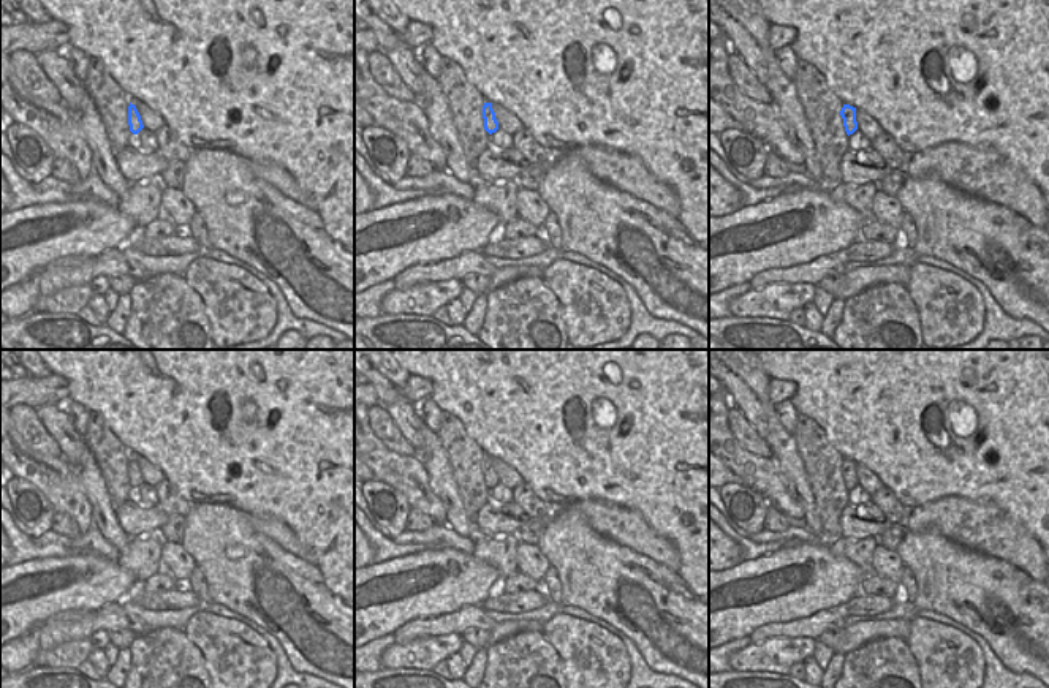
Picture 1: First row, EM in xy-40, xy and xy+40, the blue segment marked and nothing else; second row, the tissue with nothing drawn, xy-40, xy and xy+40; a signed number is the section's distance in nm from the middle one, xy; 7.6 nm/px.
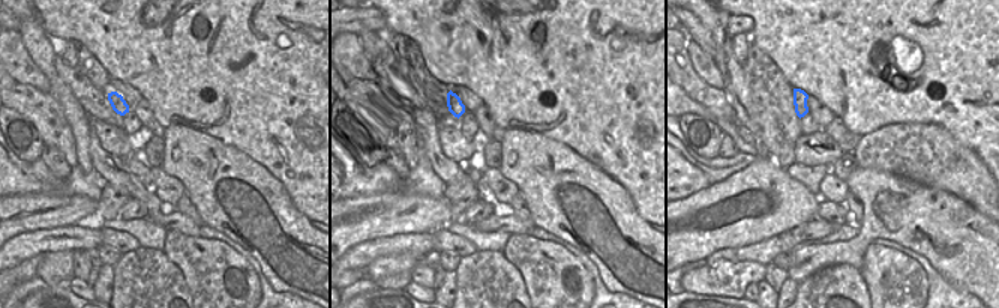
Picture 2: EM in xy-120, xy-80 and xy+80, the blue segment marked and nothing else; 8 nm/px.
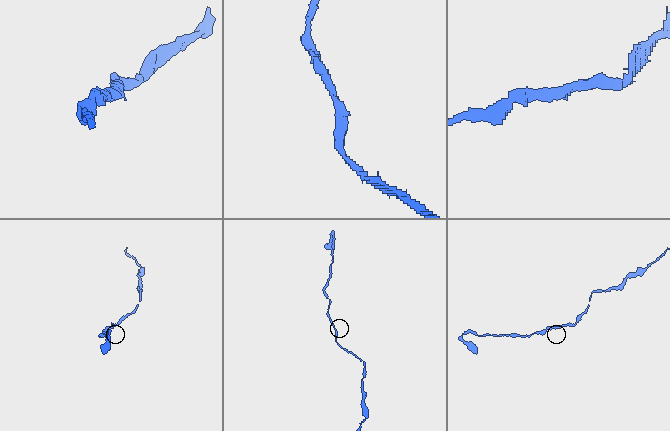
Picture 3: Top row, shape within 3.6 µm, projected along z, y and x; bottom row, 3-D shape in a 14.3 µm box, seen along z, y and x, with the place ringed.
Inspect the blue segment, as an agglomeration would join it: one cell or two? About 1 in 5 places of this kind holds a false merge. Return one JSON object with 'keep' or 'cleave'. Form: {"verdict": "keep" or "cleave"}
{"verdict": "keep"}

